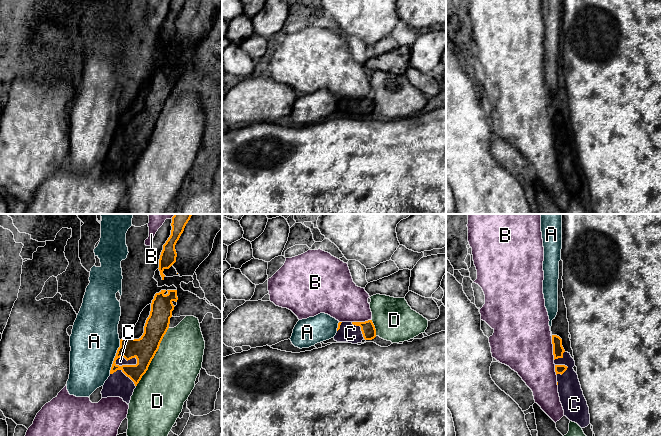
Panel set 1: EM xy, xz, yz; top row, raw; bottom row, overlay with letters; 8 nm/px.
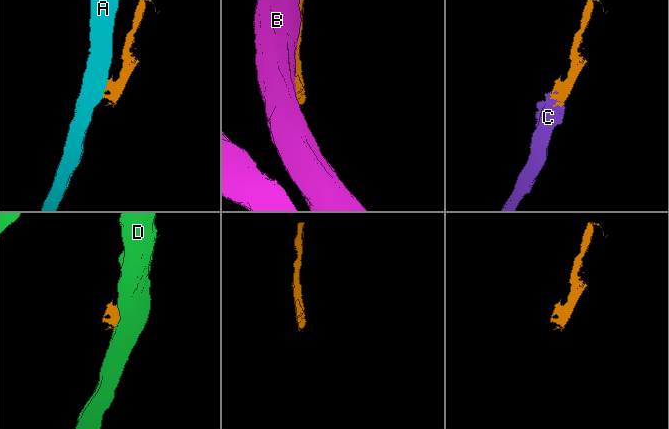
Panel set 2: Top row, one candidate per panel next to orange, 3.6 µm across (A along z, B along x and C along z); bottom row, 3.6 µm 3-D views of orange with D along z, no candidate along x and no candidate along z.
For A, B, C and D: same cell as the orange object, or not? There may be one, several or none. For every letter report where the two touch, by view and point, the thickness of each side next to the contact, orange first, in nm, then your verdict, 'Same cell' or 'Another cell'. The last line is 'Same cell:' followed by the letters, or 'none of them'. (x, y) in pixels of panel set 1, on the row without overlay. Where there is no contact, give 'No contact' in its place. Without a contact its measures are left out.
A: Touches orange at xy (115, 133). Thickness 190 nm (orange) against 380 nm. Another cell
B: Touches orange at yz (553, 124). Thickness 90 nm (orange) against 460 nm. Another cell
C: Touches orange at xy (125, 134). Thickness 190 nm (orange) against 70 nm. Same cell
D: Touches orange at xy (153, 133). Thickness 190 nm (orange) against 400 nm. Another cell
Same cell: C

